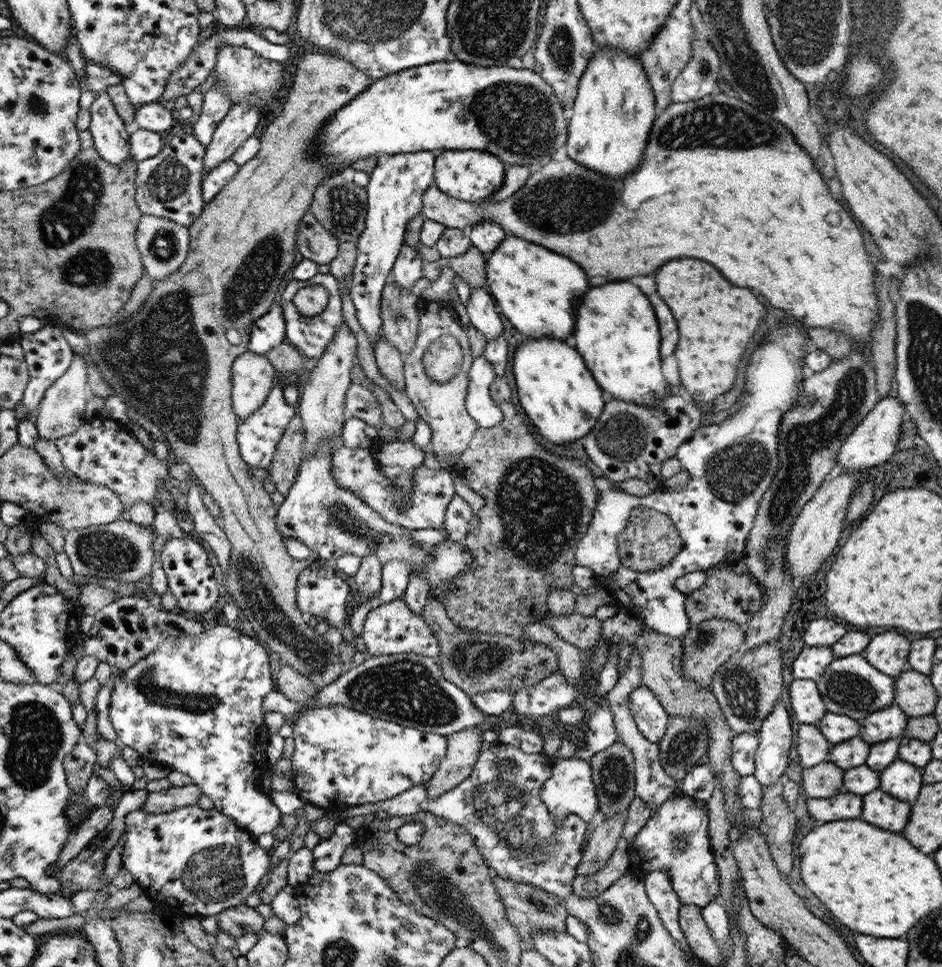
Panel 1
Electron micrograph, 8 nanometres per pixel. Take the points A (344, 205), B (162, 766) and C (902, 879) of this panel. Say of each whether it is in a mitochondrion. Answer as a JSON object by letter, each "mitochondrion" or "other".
{"A":"mitochondrion","B":"other","C":"other"}

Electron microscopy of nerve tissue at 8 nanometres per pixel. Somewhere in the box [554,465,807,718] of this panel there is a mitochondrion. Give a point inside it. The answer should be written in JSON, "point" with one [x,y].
{"point":[703,639]}

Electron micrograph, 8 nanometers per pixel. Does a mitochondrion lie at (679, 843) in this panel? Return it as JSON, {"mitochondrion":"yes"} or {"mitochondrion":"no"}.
{"mitochondrion":"yes"}

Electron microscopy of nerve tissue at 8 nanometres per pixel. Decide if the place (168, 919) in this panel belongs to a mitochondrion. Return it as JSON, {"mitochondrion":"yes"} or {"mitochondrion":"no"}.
{"mitochondrion":"no"}

